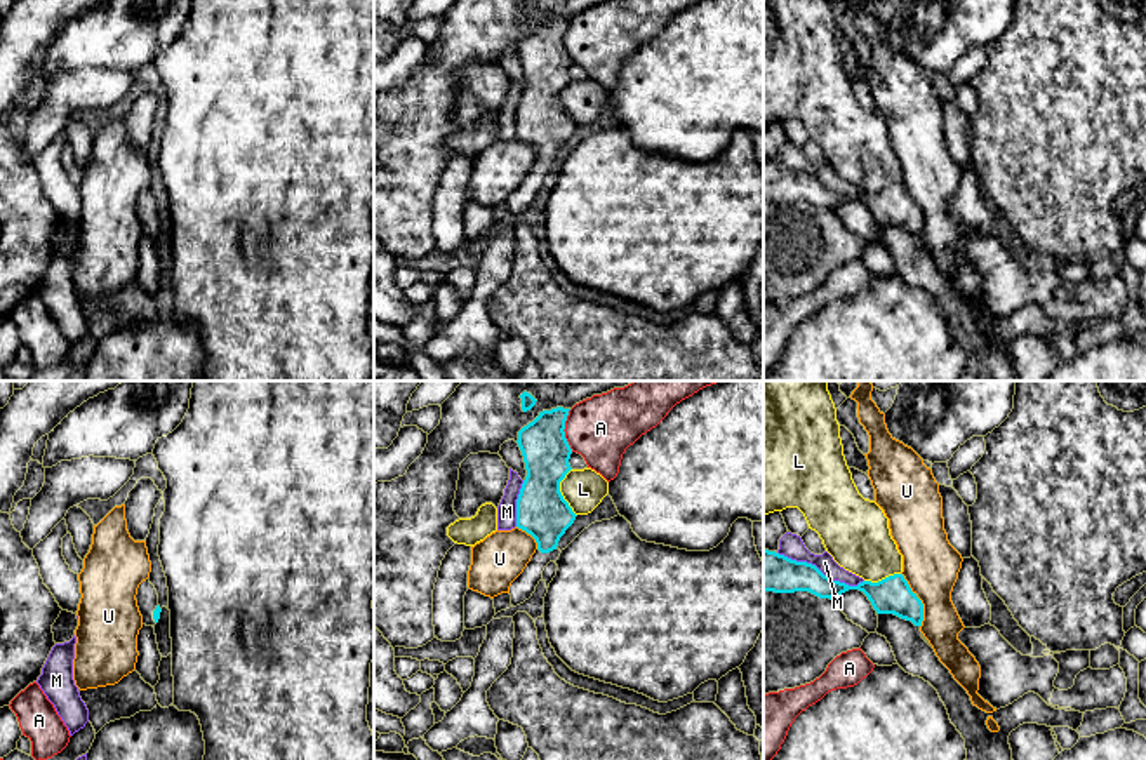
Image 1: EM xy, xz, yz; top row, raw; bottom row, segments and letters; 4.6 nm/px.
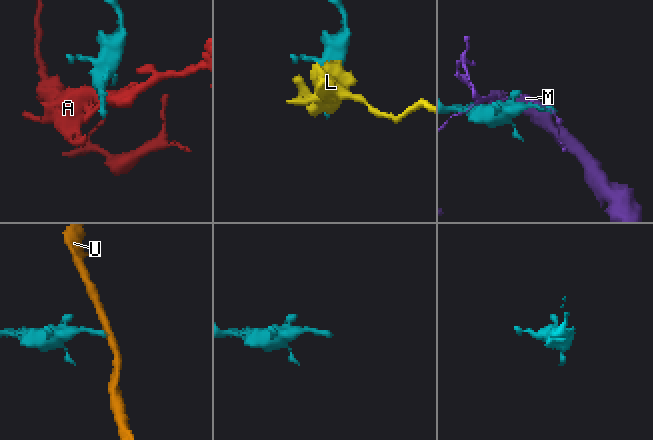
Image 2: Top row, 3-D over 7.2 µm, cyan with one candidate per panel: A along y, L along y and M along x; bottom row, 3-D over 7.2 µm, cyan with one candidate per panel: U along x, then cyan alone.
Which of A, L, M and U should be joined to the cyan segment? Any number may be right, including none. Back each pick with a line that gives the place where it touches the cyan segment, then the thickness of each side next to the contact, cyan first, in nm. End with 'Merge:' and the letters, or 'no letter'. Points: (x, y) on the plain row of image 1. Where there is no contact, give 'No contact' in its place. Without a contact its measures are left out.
Merge: no letter

